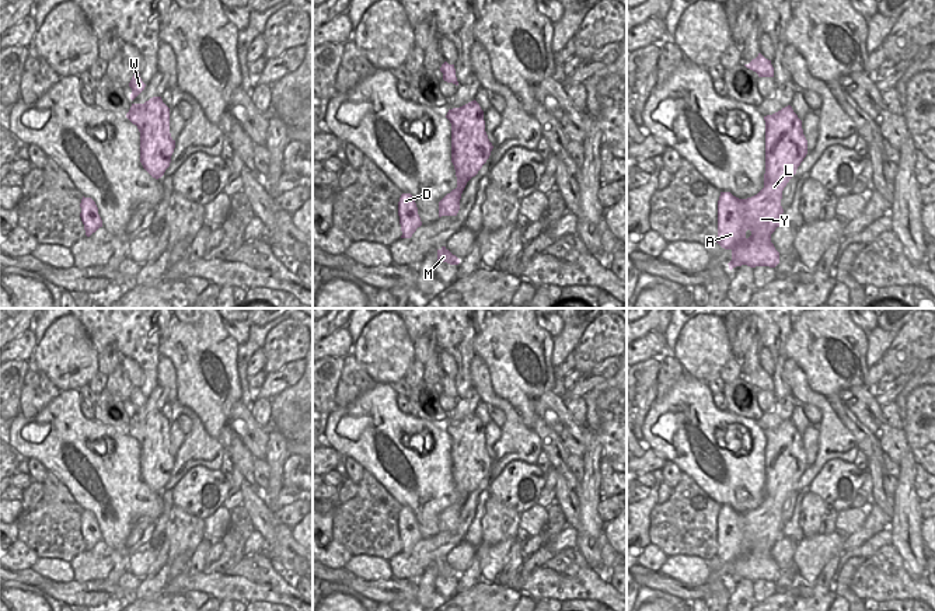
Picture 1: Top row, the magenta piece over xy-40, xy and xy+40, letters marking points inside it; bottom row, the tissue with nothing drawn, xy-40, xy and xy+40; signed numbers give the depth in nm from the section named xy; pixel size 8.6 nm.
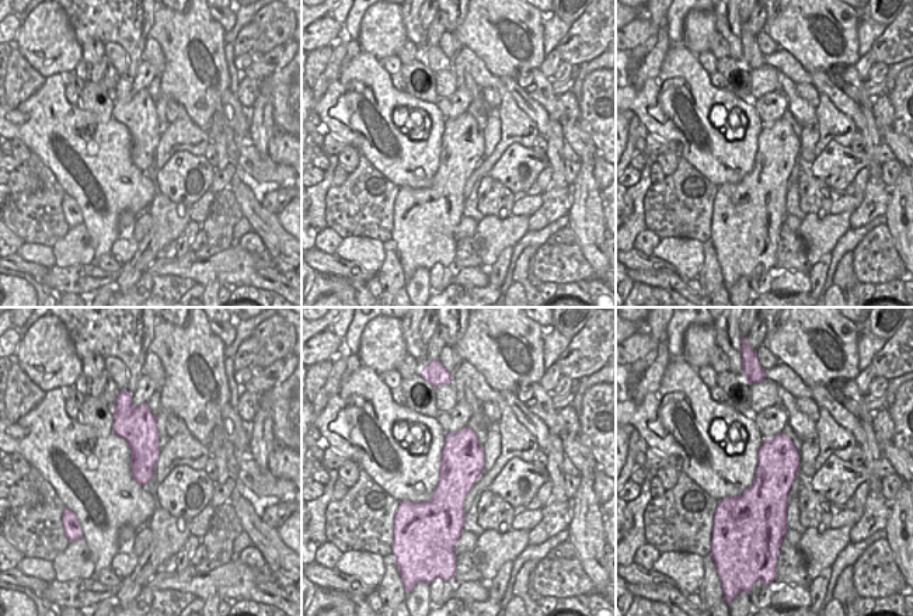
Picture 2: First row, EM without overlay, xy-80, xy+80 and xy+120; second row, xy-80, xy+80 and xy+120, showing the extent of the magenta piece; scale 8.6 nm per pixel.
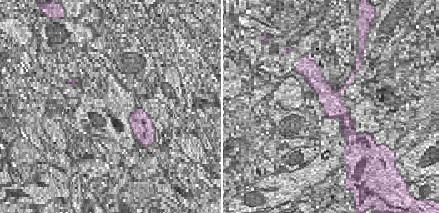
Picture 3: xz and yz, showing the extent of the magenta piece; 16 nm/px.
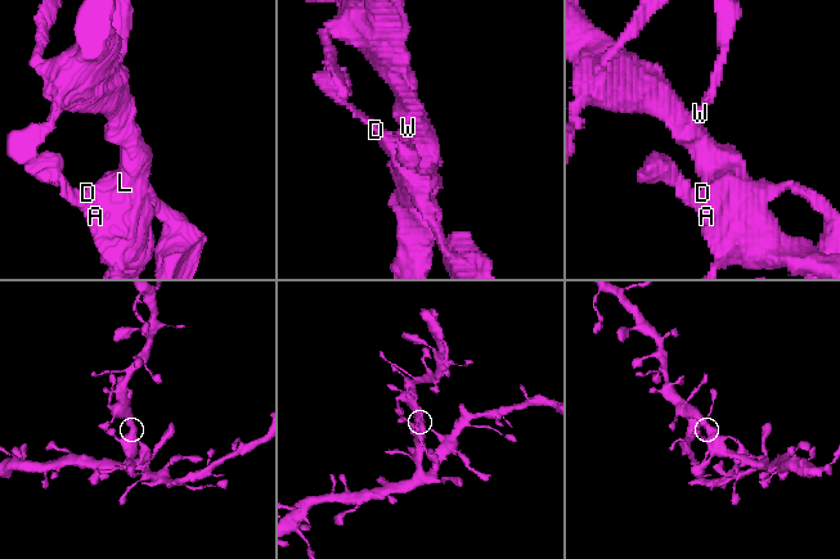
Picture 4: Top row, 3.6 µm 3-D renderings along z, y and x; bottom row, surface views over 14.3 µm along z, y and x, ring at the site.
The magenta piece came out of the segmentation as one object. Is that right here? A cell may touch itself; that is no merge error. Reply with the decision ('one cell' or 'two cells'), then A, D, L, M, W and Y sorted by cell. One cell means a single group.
one cell; groups A D L M W Y

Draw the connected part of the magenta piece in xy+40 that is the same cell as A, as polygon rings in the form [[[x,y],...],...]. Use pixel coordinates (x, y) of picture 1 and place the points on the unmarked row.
[[[791,419],[764,430],[764,434],[764,502],[747,513],[721,506],[718,514],[716,556],[732,565],[730,584],[742,579],[775,582],[779,577],[771,548],[784,538],[782,504],[807,468],[802,434]]]

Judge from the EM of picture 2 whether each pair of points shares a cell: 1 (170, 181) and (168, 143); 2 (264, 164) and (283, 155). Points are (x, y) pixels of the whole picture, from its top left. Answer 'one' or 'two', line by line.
1: two
2: two

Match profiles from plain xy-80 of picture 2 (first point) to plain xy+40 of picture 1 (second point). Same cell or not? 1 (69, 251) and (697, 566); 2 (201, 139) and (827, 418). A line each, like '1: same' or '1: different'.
1: different
2: same

